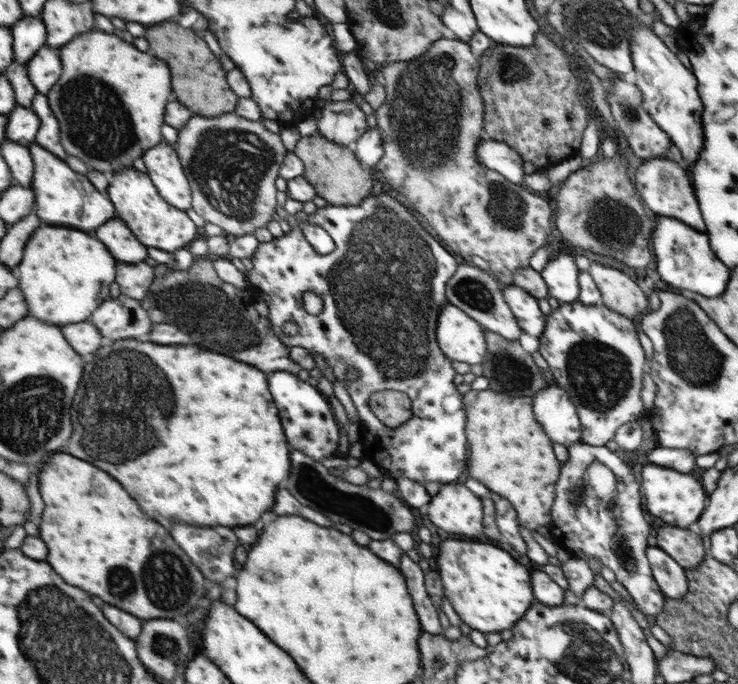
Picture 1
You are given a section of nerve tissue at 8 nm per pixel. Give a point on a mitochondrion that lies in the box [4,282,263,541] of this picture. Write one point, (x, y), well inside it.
(127, 390)

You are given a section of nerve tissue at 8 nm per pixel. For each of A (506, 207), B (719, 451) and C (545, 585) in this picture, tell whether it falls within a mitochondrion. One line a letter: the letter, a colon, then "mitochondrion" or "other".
A: mitochondrion
B: other
C: other

